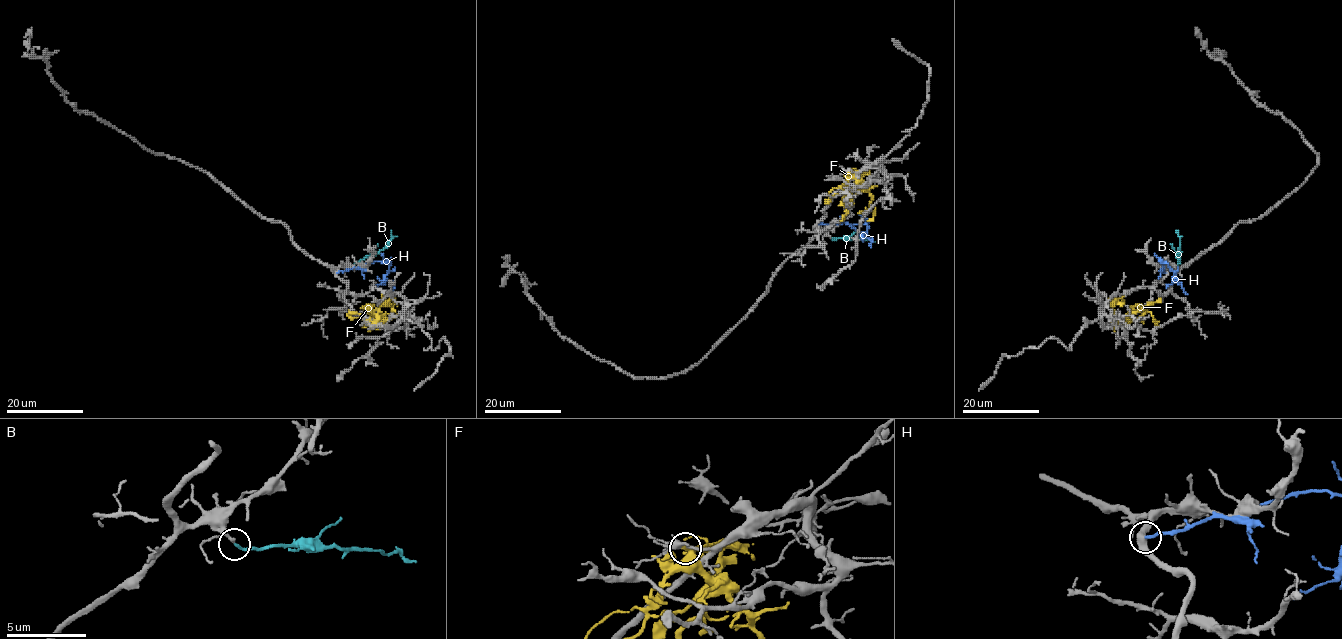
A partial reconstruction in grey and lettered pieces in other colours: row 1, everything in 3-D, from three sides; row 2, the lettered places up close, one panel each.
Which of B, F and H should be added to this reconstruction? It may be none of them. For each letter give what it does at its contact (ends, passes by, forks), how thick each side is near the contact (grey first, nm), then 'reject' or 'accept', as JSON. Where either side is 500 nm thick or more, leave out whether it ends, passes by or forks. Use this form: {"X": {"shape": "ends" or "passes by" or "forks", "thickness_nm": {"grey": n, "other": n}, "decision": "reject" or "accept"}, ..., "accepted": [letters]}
{"B": {"shape": "ends", "thickness_nm": {"grey": 150, "other": 150}, "decision": "accept"}, "F": {"shape": "forks", "thickness_nm": {"grey": 280, "other": 200}, "decision": "reject"}, "H": {"shape": "ends", "thickness_nm": {"grey": 420, "other": 180}, "decision": "reject"}, "accepted": ["B"]}

